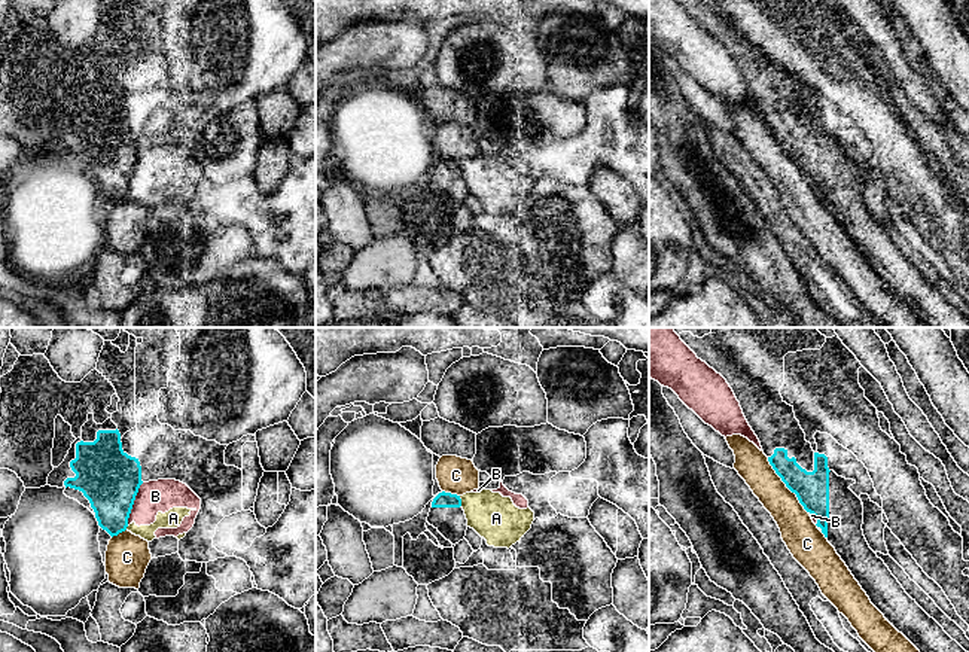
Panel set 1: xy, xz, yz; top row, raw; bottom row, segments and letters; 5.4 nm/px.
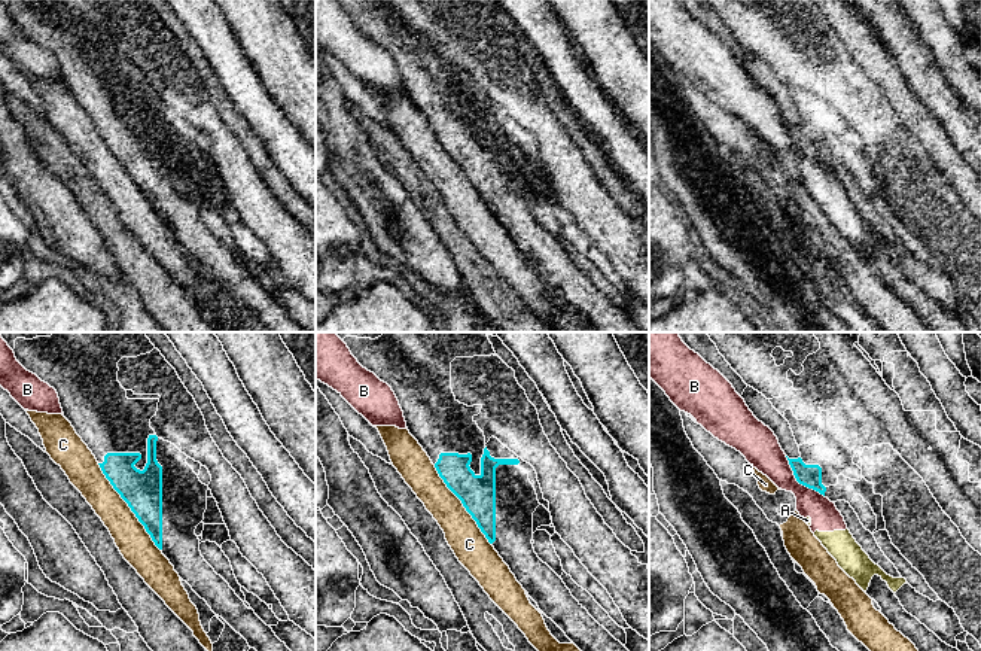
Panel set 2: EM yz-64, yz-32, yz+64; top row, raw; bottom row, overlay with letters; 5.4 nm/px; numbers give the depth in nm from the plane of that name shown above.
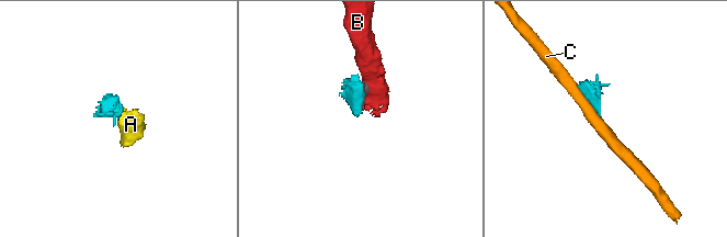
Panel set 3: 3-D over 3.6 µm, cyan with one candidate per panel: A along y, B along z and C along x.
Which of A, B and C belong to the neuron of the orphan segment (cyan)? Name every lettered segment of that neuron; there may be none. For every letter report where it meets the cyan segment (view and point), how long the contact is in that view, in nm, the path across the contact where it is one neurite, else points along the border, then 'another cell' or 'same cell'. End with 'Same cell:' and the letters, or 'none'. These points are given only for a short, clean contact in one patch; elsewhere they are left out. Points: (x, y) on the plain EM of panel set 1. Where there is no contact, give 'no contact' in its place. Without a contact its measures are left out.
A: contact xz (460, 167); length 60 nm; border xz (459, 162), (462, 171); another cell
B: contact xy (133, 170); length 240 nm; border xy (143, 149), (137, 158), (127, 191); another cell
C: contact yz (786, 152); length 380 nm; another cell
Same cell: none

